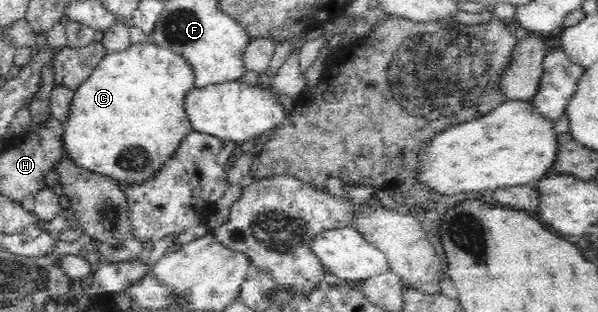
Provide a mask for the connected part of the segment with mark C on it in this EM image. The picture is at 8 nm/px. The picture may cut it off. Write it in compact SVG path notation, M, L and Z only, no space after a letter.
M148 40L140 44L134 44L130 49L124 50L124 52L108 54L107 58L101 63L101 66L96 68L93 76L75 91L71 109L74 111L74 116L72 116L70 122L66 122L63 125L65 128L65 151L68 151L68 155L74 157L82 167L92 169L96 173L112 176L114 180L117 180L123 186L144 183L146 180L155 178L156 174L162 171L162 168L176 157L176 154L178 154L180 148L183 148L187 139L193 133L197 132L194 123L192 123L192 119L190 119L190 115L188 115L188 109L186 109L186 98L188 98L188 94L194 88L197 88L196 78L197 75L194 66L189 64L189 61L184 56L172 50L157 46L154 42Z

